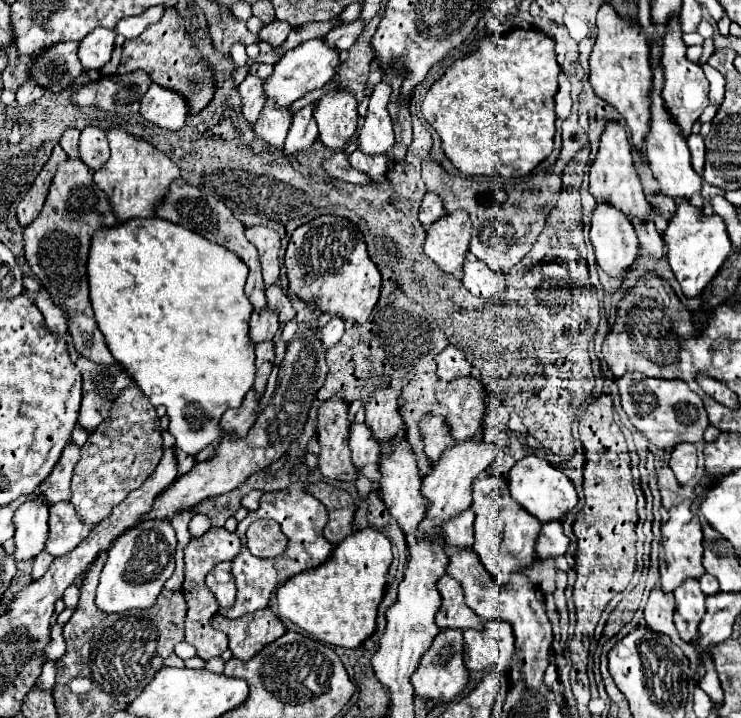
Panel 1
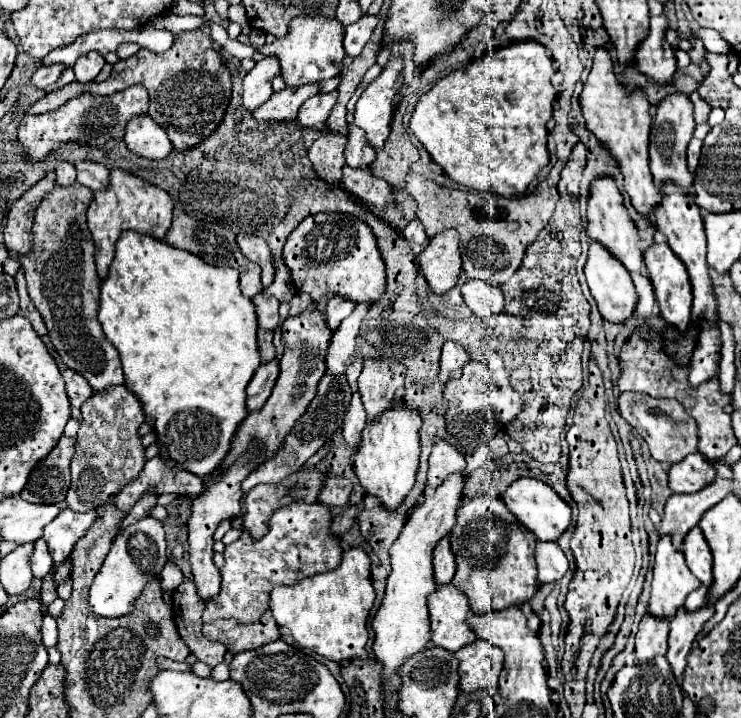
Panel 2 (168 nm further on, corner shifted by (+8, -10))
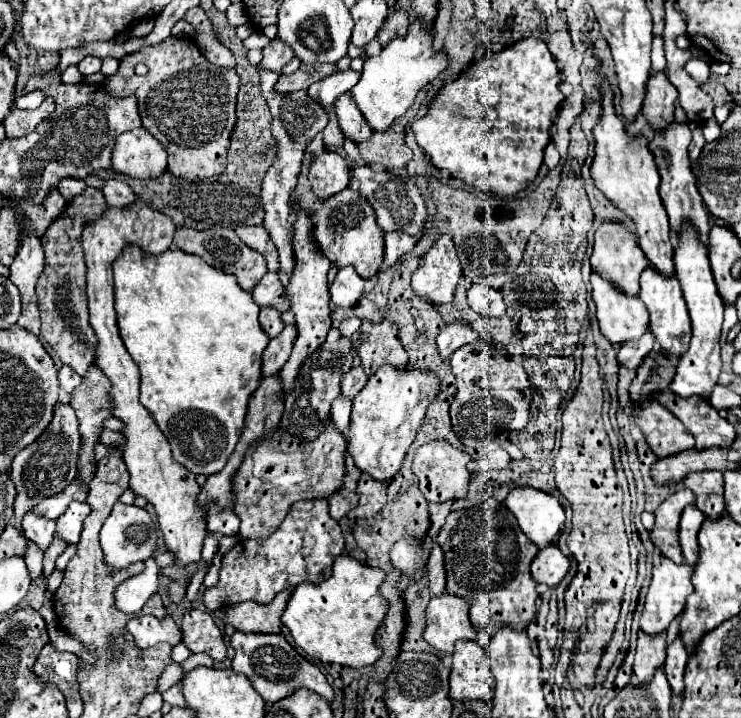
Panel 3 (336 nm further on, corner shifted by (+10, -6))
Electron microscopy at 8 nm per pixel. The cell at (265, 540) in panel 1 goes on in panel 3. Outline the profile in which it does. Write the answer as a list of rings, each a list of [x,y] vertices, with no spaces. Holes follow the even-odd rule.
[[[330,422],[326,430],[312,442],[300,442],[298,438],[280,432],[280,428],[264,438],[260,444],[246,452],[244,464],[234,474],[234,514],[240,518],[240,538],[266,538],[270,536],[290,506],[298,500],[328,498],[342,486],[344,478],[344,452],[346,438]],[[260,446],[260,456],[258,456]]]

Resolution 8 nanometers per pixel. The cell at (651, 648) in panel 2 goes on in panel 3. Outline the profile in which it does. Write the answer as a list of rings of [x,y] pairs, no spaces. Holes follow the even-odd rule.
[[[644,630],[638,632],[636,656],[634,656],[634,674],[638,682],[646,684],[652,680],[654,670],[662,666],[666,659],[666,632],[660,636],[648,636]]]

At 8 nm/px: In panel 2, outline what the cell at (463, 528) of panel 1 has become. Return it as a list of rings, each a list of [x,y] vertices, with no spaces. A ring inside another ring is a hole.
[[[442,538],[442,542],[436,544],[434,548],[434,580],[436,584],[450,584],[450,580],[454,578],[456,572],[456,562],[454,562],[454,554],[450,552],[450,544],[448,538]]]

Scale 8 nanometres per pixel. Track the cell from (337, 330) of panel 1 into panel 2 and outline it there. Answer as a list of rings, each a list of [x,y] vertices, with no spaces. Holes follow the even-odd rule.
[[[338,294],[330,296],[328,306],[326,306],[326,312],[324,312],[328,326],[330,326],[332,330],[336,330],[336,328],[340,326],[340,322],[350,316],[350,312],[354,310],[354,306],[356,306],[356,302],[348,300],[348,298],[344,298],[344,296],[338,296]]]

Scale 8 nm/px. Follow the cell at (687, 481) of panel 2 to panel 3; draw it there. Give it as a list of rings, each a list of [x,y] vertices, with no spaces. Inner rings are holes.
[[[692,472],[682,486],[696,494],[696,506],[708,514],[708,518],[718,518],[724,512],[722,472]]]

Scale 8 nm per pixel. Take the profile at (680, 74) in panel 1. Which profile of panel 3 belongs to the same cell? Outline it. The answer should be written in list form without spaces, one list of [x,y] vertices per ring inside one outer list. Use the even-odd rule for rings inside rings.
[[[674,118],[672,124],[668,124],[666,128],[662,128],[660,132],[654,134],[654,140],[648,144],[648,148],[656,158],[656,166],[658,166],[660,178],[662,178],[660,180],[660,198],[662,198],[662,204],[668,212],[672,232],[678,232],[682,220],[688,218],[698,228],[702,242],[708,244],[708,230],[710,230],[708,210],[704,208],[704,202],[700,200],[700,194],[698,194],[698,188],[696,188],[696,178],[694,178],[692,168],[690,168],[690,158],[688,158],[690,138],[692,138],[690,120],[680,122],[680,120]]]

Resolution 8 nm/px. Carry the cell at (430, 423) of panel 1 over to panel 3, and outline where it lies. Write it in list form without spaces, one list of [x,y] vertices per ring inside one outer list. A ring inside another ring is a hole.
[[[436,440],[436,442],[424,444],[416,452],[416,458],[412,464],[412,470],[418,476],[418,486],[420,486],[420,492],[424,494],[424,498],[428,502],[446,502],[446,500],[466,496],[468,482],[470,482],[468,462],[470,462],[470,456],[466,452],[450,446],[450,442],[446,442],[446,440]]]

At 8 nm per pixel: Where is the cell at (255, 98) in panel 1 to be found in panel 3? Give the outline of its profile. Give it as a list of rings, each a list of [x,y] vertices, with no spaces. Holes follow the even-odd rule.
[[[274,38],[272,42],[270,42],[270,46],[266,46],[264,50],[262,50],[262,62],[258,64],[258,68],[260,70],[270,70],[270,72],[276,72],[276,74],[280,74],[282,72],[282,68],[294,58],[294,52],[292,52],[292,48],[288,48],[284,42],[280,42],[278,38]]]

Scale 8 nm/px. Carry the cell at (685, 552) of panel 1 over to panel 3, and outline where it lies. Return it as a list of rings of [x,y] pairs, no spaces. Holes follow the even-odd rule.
[[[662,556],[660,564],[654,566],[652,584],[646,594],[640,626],[648,634],[658,634],[682,612],[686,598],[694,592],[692,588],[692,566],[674,564]]]

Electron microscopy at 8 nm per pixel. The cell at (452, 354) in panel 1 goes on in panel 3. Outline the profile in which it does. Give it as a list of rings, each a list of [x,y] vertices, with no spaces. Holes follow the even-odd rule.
[[[452,322],[440,330],[436,342],[438,342],[440,356],[444,360],[450,360],[450,356],[452,356],[452,352],[456,352],[456,348],[470,344],[474,340],[478,340],[478,334],[470,326],[466,326],[464,322]]]

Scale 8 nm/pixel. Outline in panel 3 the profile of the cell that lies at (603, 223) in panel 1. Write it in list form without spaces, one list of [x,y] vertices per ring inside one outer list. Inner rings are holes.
[[[596,270],[590,274],[590,286],[598,310],[600,332],[614,346],[640,338],[648,326],[648,310],[640,296],[628,296],[610,284],[610,280],[604,280]]]

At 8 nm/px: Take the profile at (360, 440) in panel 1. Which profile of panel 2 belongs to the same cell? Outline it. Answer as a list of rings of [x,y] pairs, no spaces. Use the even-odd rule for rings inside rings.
[[[354,392],[350,398],[350,406],[348,412],[344,416],[344,426],[342,426],[342,436],[346,440],[346,444],[350,448],[358,446],[360,440],[360,432],[366,426],[366,412],[364,412],[364,404],[360,400],[360,392]]]

